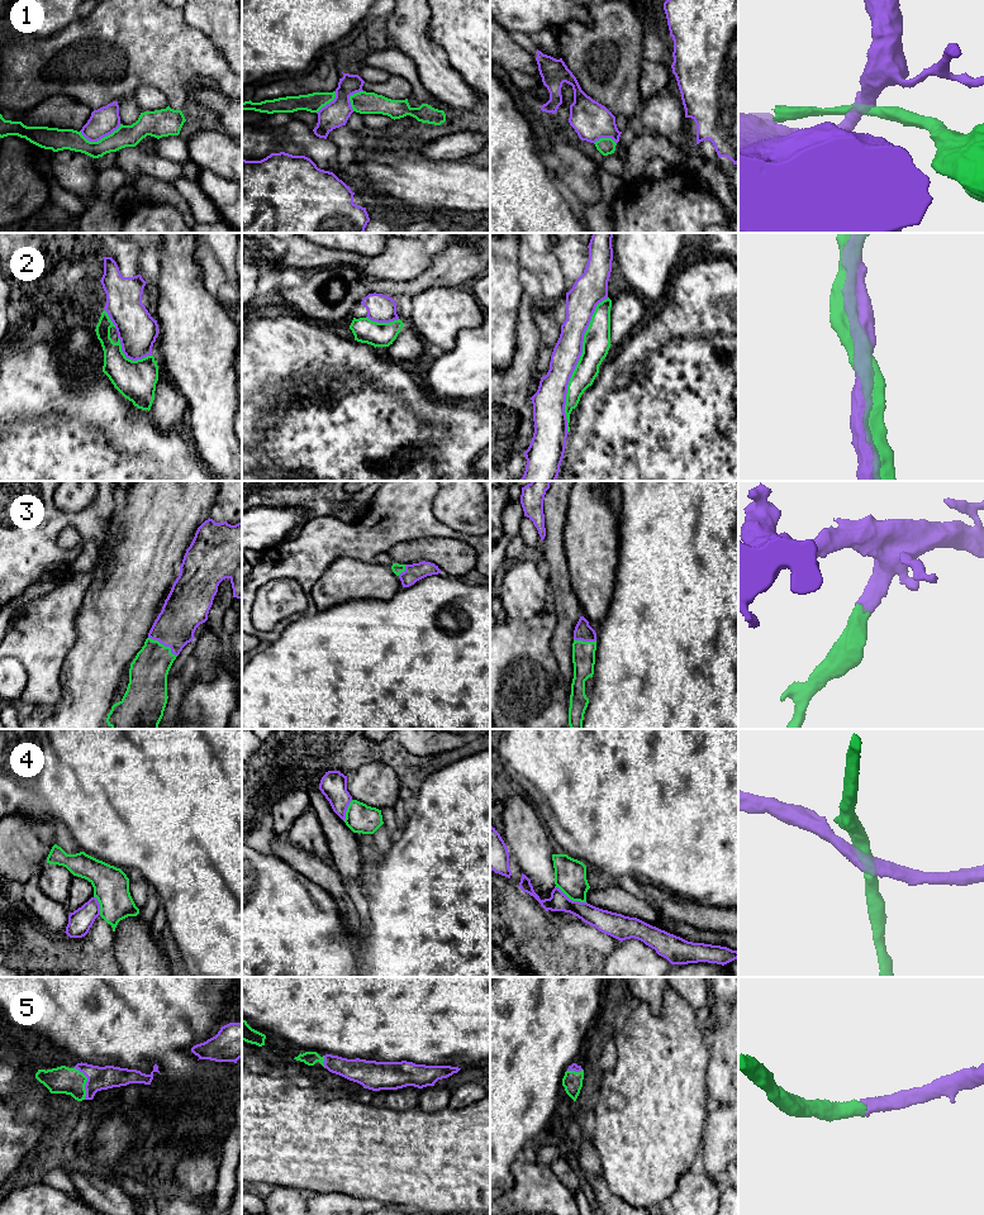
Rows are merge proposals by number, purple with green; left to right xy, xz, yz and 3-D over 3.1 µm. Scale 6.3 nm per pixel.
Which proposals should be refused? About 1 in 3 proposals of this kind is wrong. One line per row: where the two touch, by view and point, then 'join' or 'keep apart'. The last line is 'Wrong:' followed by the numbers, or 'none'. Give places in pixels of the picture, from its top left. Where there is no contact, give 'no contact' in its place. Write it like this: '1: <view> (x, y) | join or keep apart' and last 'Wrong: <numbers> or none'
1: xy (100, 138) | keep apart
2: yz (576, 363) | join
3: xy (164, 644) | join
4: yz (569, 899) | keep apart
5: xy (86, 1082) | join
Wrong: 1, 4

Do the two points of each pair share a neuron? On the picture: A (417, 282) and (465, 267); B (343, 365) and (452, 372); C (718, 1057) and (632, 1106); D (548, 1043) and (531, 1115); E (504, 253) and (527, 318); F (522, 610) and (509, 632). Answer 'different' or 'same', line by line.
A: same
B: different
C: different
D: same
E: different
F: different

